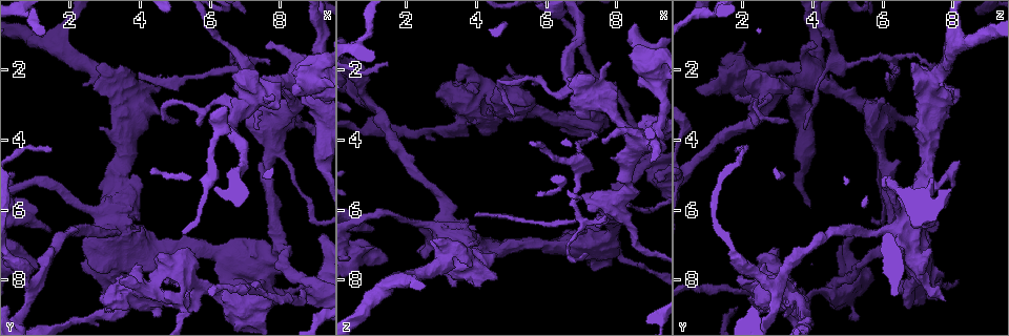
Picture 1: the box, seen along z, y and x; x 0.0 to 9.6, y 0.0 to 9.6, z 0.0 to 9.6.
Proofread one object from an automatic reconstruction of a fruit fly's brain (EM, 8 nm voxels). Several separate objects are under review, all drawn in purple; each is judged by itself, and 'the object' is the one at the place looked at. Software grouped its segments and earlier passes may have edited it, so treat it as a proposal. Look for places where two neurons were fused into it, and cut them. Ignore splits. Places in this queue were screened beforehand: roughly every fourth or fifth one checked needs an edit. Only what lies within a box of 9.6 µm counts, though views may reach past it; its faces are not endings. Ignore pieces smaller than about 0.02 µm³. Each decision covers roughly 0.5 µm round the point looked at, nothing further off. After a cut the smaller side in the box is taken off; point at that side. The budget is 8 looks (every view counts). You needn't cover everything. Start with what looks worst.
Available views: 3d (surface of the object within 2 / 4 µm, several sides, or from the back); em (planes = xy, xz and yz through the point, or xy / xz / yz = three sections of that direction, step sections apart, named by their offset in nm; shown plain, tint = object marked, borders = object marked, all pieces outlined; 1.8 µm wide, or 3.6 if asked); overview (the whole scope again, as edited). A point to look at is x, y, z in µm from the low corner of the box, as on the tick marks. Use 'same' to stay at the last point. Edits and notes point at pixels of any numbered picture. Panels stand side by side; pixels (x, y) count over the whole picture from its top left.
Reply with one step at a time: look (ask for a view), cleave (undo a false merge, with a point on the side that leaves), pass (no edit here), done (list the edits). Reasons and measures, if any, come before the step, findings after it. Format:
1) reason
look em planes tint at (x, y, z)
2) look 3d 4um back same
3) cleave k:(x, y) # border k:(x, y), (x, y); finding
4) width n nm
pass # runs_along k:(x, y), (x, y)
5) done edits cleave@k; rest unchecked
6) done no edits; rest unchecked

thin neck
look 3d 4um back at (4.10, 8.30, 2.65)

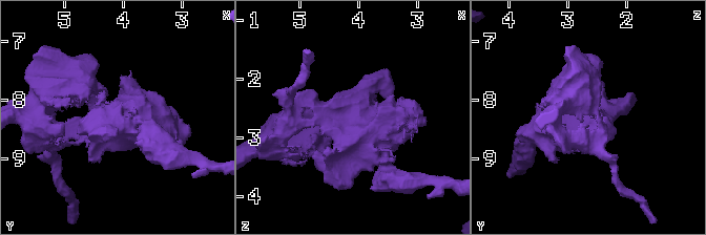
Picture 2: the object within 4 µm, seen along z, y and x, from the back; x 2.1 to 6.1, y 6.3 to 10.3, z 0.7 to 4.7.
look em yz step 4 plain at (4.00, 8.30, 2.60)

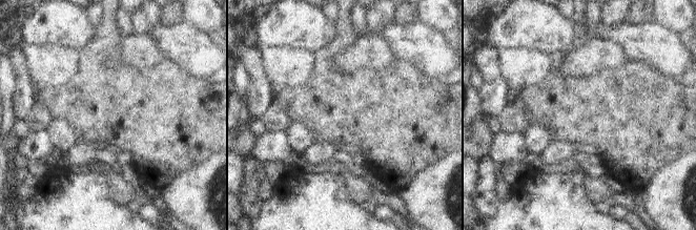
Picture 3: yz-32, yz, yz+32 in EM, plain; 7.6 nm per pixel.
look em yz step 4 tint same

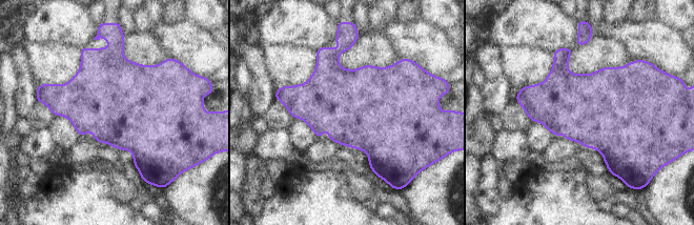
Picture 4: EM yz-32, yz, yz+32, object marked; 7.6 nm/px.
pass # continuous, no second neuron

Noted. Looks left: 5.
abrupt turn
look 3d 2um at (6.90, 1.75, 6.20)

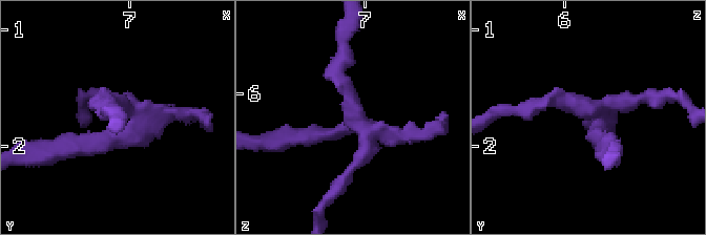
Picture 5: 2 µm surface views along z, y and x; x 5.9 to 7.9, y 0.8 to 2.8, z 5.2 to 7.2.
look em xy step 4 plain at (6.94, 1.74, 6.28)

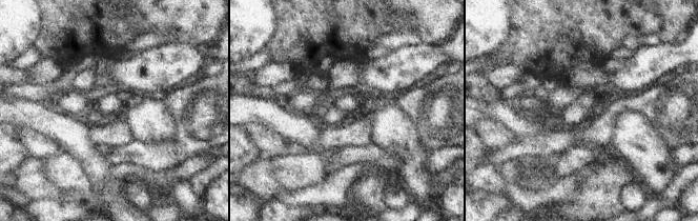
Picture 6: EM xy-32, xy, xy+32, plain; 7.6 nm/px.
what lies round it
look em xy step 4 borders same

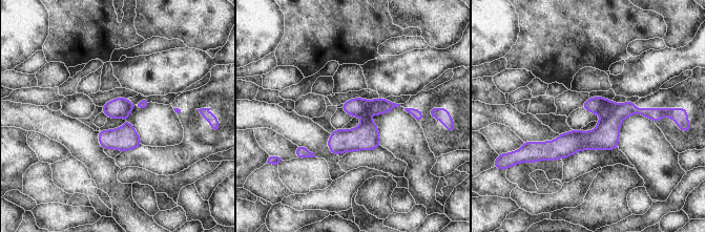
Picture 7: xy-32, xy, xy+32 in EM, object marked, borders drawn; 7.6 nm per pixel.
cleave 7:(605, 136) # part_leaving 7:(651, 111), (623, 110), (594, 140), (533, 144); two neurons meet here

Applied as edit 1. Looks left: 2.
branch point
look 3d 4um at (7.95, 7.00, 6.30)

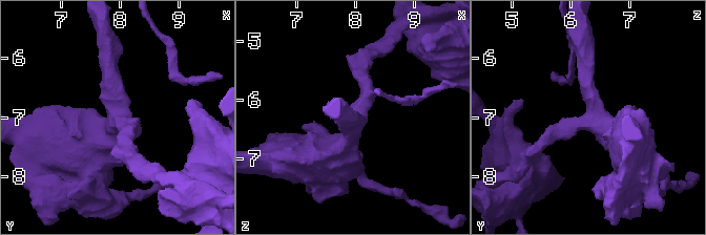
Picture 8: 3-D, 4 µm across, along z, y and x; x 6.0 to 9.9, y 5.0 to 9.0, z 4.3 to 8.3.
need the tissue
look em planes tint at (7.95, 7.00, 6.40)

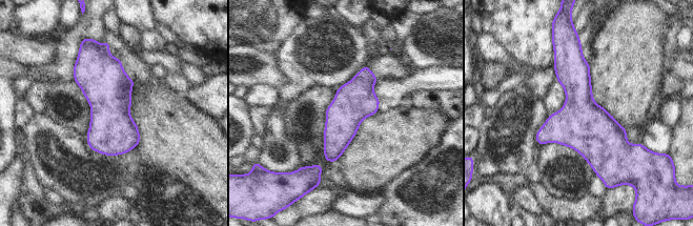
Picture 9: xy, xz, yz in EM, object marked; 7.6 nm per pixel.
width 300 nm
pass # continuous, no second neuron

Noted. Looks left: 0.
done edits cleave@7; rest unchecked

